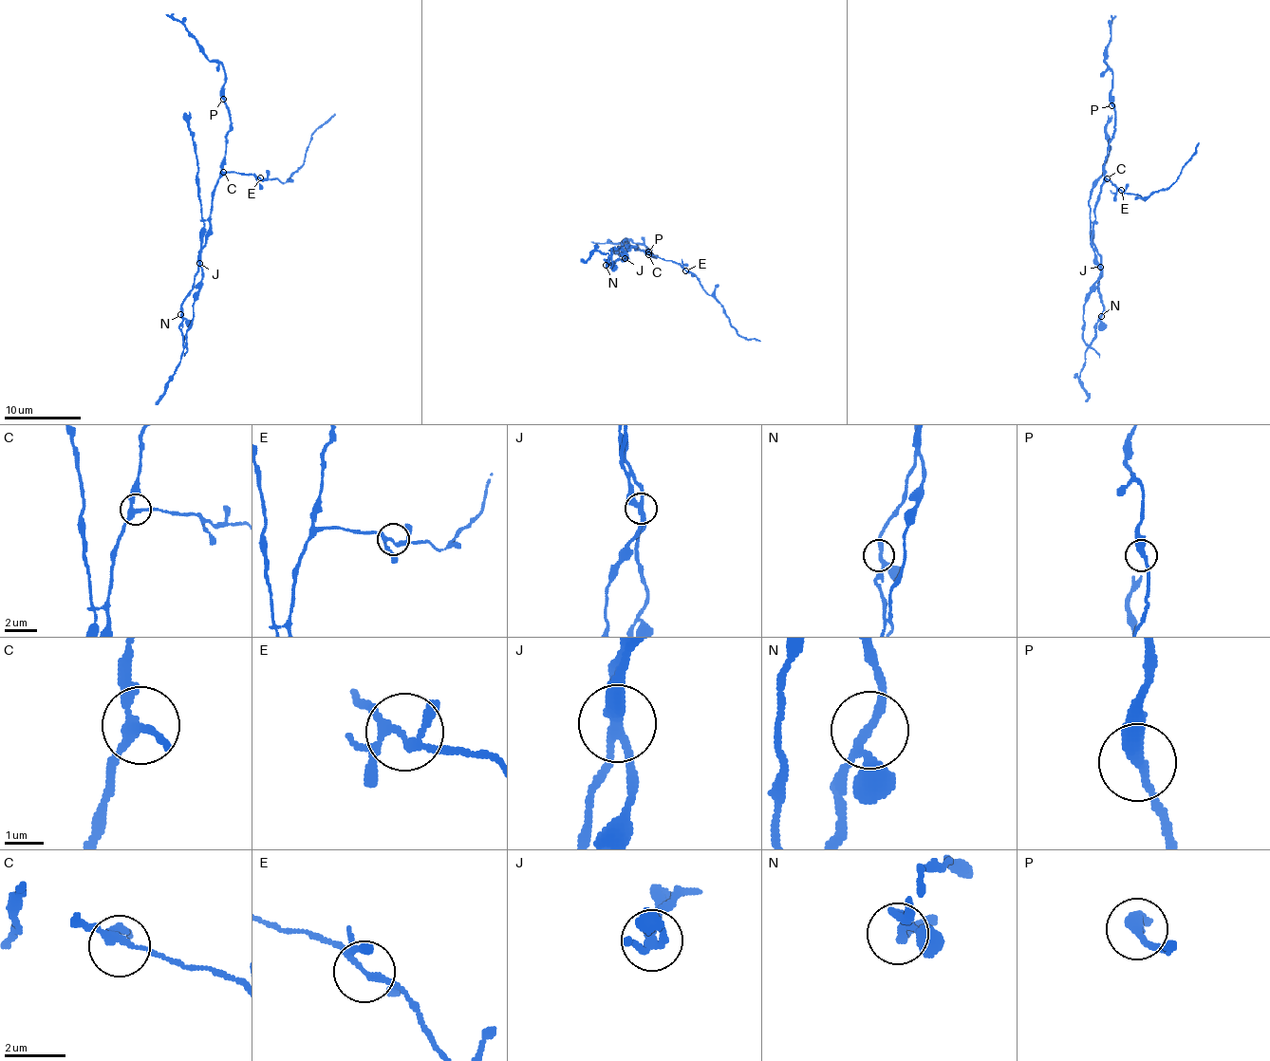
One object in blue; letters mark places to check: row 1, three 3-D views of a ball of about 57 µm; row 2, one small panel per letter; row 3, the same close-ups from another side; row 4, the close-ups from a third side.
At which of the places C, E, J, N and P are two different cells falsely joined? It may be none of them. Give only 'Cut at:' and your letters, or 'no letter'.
Cut at: J

